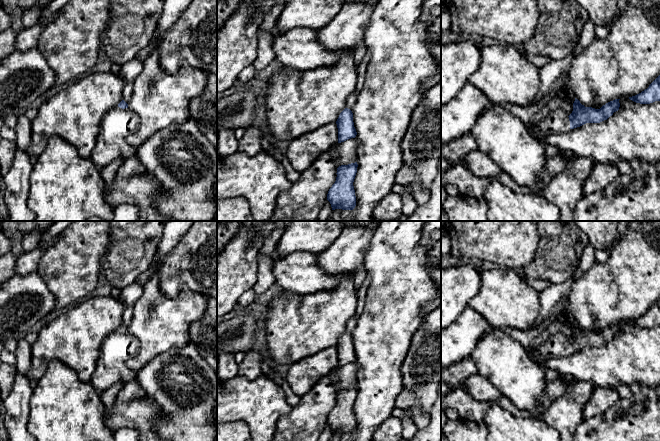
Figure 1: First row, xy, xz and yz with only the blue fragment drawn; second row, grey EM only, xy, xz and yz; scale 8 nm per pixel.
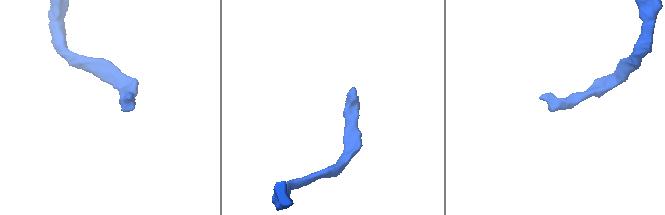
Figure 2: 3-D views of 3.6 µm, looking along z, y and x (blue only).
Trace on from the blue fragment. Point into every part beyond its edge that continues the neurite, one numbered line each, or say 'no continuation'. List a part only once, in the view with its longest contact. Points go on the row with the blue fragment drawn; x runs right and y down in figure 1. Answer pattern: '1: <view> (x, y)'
1: yz (556, 121)

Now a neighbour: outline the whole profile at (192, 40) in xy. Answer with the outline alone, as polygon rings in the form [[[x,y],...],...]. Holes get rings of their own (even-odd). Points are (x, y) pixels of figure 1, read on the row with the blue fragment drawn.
[[[192,0],[162,36],[158,55],[161,67],[168,74],[176,74],[183,65],[217,74],[217,0]]]

